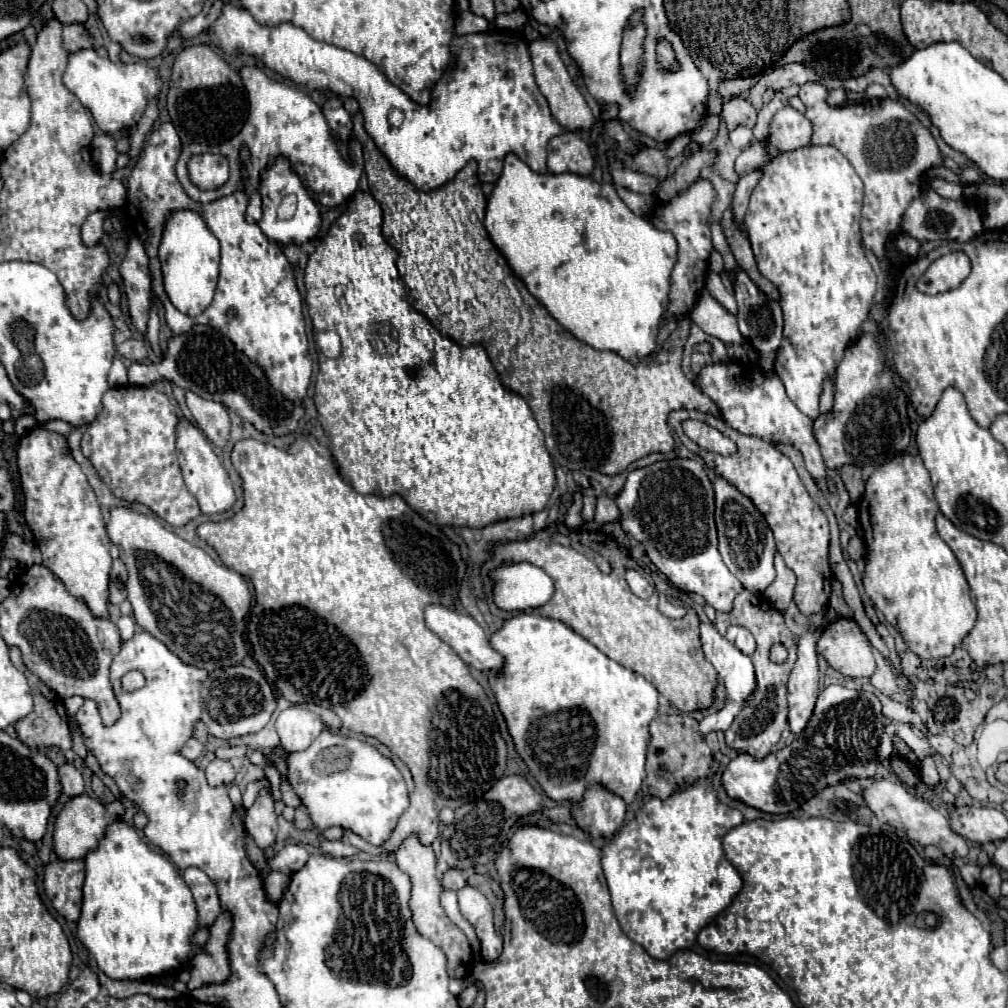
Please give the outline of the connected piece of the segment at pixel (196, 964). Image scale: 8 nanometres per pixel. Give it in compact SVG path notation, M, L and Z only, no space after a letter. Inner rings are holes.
M221 914L215 924L209 928L209 940L191 958L191 980L187 982L189 990L195 990L209 982L225 982L229 978L229 958L227 958L227 942L229 942L229 930L231 930L231 918L229 914Z

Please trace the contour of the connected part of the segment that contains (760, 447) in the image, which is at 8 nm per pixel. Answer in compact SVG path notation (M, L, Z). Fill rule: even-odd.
M675 410L669 414L669 426L677 432L681 442L691 450L697 452L705 464L721 478L725 478L731 486L735 486L741 494L753 500L757 510L765 516L767 524L771 526L777 542L777 552L783 556L785 564L795 572L797 576L797 586L795 586L795 604L801 610L801 614L819 614L825 612L827 600L831 594L831 580L833 572L829 568L829 526L827 518L821 512L821 508L811 500L809 492L805 490L793 462L781 454L773 444L761 440L761 438L751 438L745 434L739 434L737 430L729 428L723 424L723 420L715 418L713 414L697 412L697 410ZM687 418L697 418L713 428L717 428L723 436L735 440L737 452L731 456L721 456L713 452L705 452L703 448L695 446L681 430L681 422Z

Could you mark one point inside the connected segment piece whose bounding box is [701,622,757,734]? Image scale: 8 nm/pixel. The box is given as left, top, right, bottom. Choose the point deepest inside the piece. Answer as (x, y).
(735, 669)

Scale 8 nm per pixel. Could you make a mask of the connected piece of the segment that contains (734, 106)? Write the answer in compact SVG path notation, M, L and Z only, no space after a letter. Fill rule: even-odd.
M735 96L735 98L727 100L727 102L723 102L721 120L727 124L729 130L733 130L737 126L753 128L755 120L757 120L757 110L753 108L753 104L747 98Z

